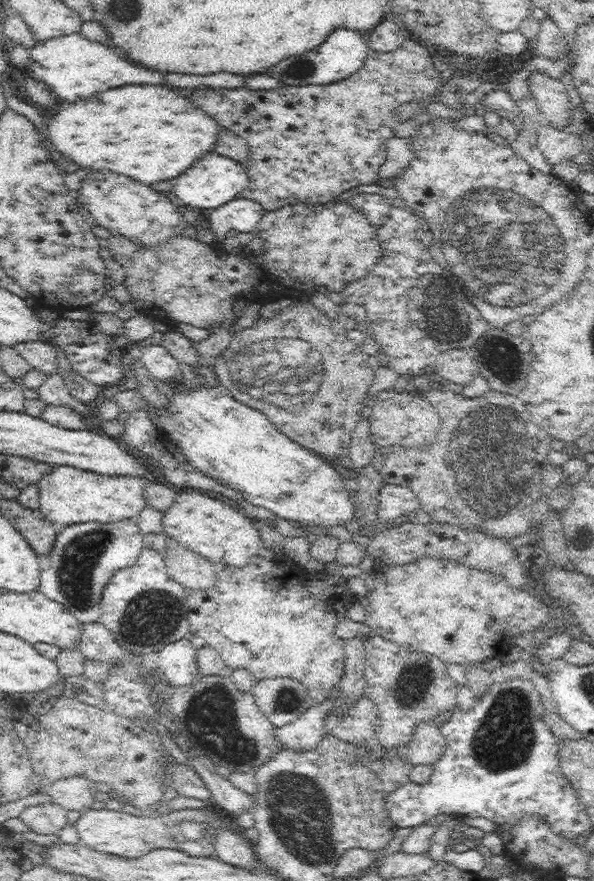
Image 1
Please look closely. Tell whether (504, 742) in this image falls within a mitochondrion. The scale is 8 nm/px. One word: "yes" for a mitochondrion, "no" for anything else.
yes

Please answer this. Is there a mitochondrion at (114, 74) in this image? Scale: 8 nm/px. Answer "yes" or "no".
no

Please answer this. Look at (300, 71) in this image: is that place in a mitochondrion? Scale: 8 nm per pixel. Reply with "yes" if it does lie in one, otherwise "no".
yes

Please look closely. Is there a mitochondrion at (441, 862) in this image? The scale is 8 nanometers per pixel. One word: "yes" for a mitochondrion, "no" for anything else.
no

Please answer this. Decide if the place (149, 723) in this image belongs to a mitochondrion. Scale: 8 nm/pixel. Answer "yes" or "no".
no

